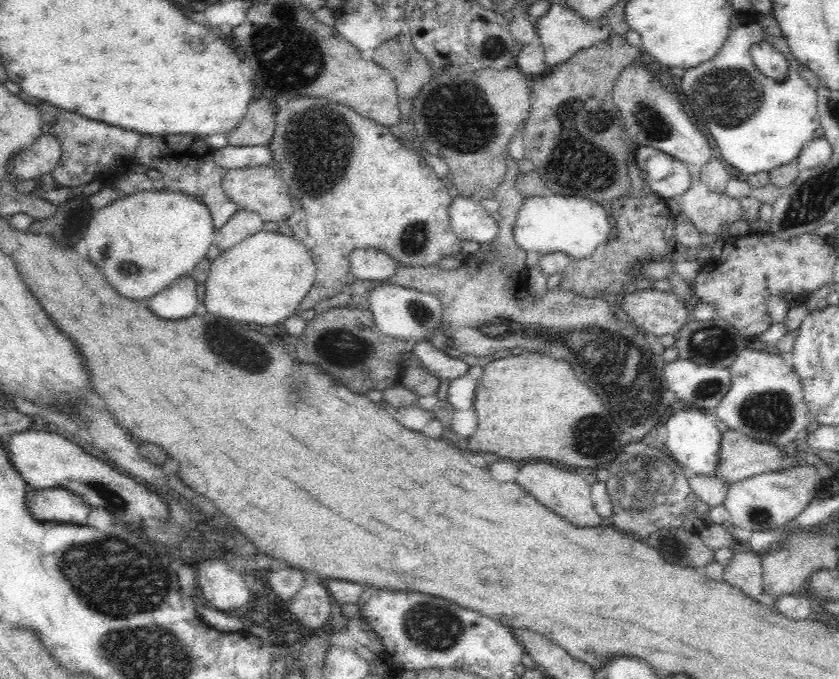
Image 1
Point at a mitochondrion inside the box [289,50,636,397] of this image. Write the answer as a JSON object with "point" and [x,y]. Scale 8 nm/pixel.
{"point":[581,163]}

